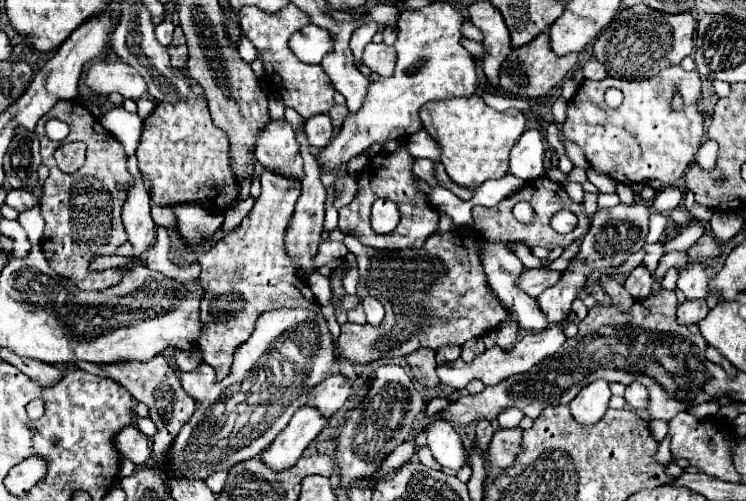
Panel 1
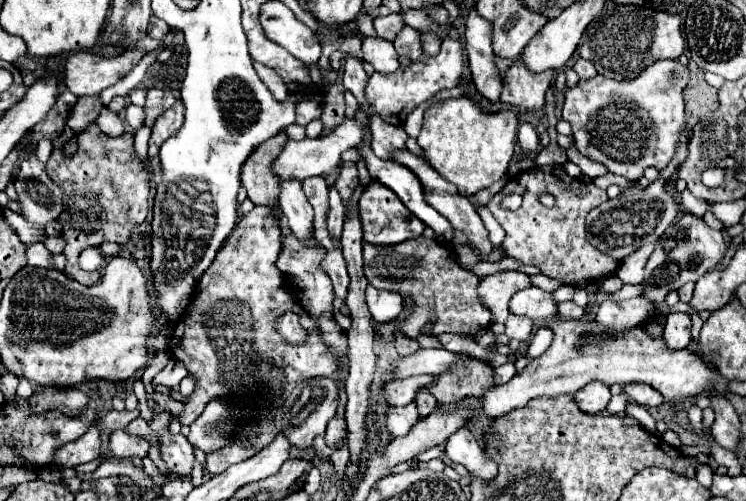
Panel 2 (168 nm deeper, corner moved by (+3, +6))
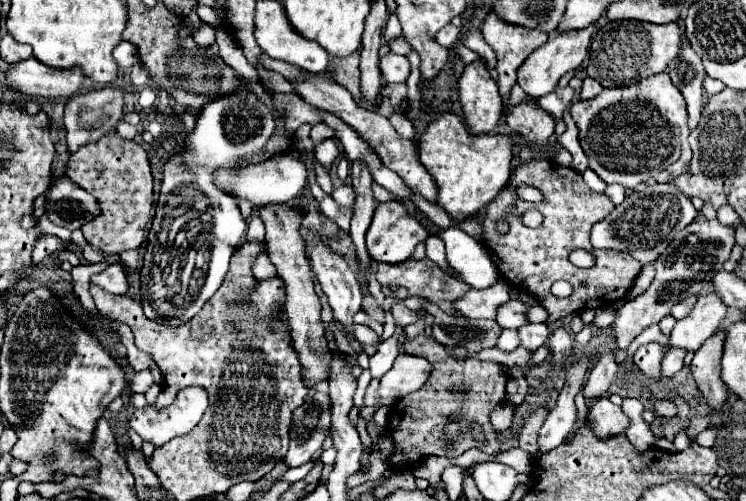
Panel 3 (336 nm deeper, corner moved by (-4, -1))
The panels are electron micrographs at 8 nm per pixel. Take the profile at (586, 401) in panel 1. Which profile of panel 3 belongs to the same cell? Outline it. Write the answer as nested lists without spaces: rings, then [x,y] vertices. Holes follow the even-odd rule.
[[[601,396],[591,408],[589,408],[589,422],[593,424],[595,434],[607,436],[607,434],[623,434],[629,420],[623,414],[621,406],[615,406],[607,396]]]

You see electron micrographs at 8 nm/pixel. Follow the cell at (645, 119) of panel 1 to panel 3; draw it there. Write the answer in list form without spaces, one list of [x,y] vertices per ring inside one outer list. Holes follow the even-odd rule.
[[[667,72],[649,76],[625,88],[605,88],[599,96],[591,100],[573,102],[569,110],[579,128],[579,142],[583,152],[589,158],[589,168],[597,172],[597,176],[605,184],[619,184],[623,188],[633,190],[639,182],[645,182],[649,178],[655,178],[657,182],[671,182],[683,172],[685,164],[681,162],[689,154],[683,140],[689,136],[687,108],[685,108],[683,94],[673,86]]]

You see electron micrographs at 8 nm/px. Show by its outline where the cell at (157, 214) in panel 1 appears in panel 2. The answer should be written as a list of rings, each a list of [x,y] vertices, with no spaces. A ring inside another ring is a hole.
[[[142,127],[136,131],[134,135],[134,145],[136,145],[136,151],[142,153],[142,159],[146,159],[146,151],[148,151],[148,139],[150,139],[150,129],[148,127]]]

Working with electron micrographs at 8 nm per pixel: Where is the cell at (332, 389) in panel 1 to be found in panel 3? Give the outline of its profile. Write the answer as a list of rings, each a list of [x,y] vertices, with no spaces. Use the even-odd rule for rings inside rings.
[[[311,392],[307,400],[295,408],[291,432],[289,432],[289,452],[283,462],[287,466],[303,466],[311,456],[323,446],[327,430],[331,424],[331,400],[323,392]]]

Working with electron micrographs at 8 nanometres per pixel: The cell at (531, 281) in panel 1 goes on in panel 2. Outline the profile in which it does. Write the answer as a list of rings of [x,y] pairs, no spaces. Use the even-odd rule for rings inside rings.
[[[500,271],[480,279],[478,299],[492,313],[490,321],[492,333],[496,335],[504,333],[504,323],[508,317],[508,301],[516,291],[522,291],[526,287],[530,287],[528,275],[516,271]]]

